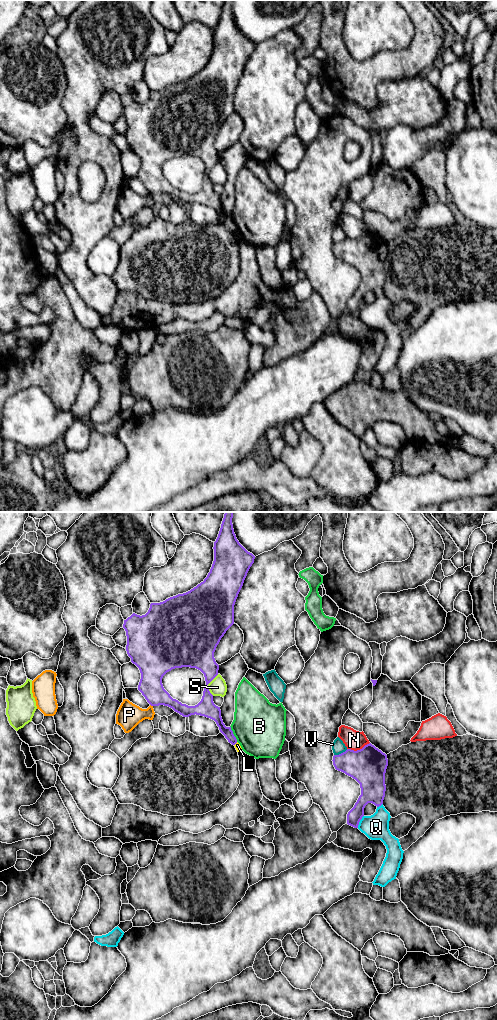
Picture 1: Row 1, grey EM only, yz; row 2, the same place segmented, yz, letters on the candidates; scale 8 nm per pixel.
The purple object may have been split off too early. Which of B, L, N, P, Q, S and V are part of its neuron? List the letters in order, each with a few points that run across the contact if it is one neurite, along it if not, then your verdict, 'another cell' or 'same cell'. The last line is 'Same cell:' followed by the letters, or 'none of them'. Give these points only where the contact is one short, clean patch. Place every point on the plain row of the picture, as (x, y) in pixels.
B: another cell
L: yz (237, 230), (234, 233) | another cell
N: another cell
P: another cell
Q: another cell
S: another cell
V: another cell
Same cell: none of them

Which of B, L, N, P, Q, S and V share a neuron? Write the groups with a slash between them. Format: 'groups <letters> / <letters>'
groups B / L / N / P / Q / S / V

